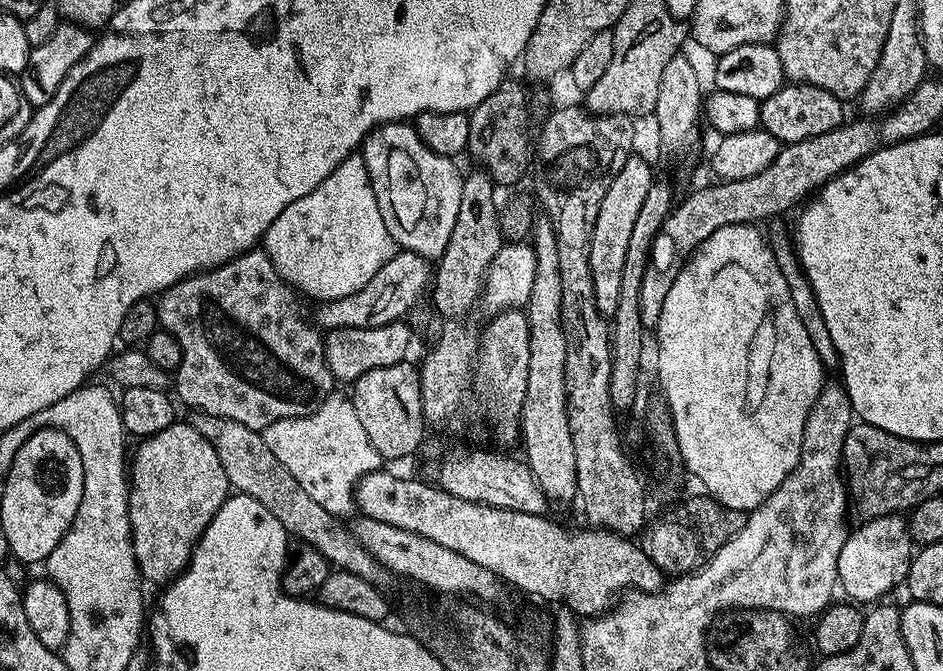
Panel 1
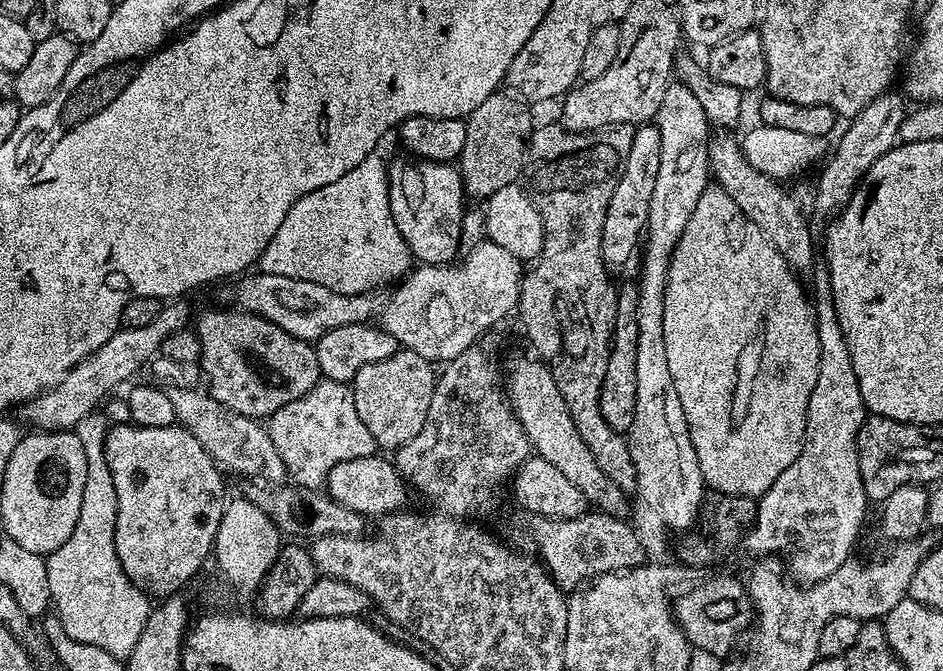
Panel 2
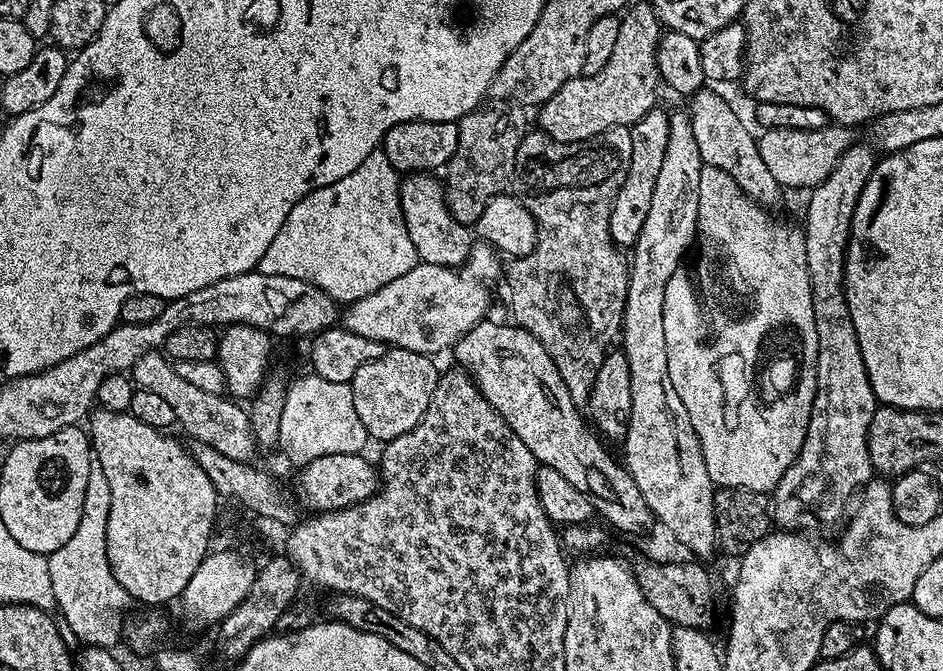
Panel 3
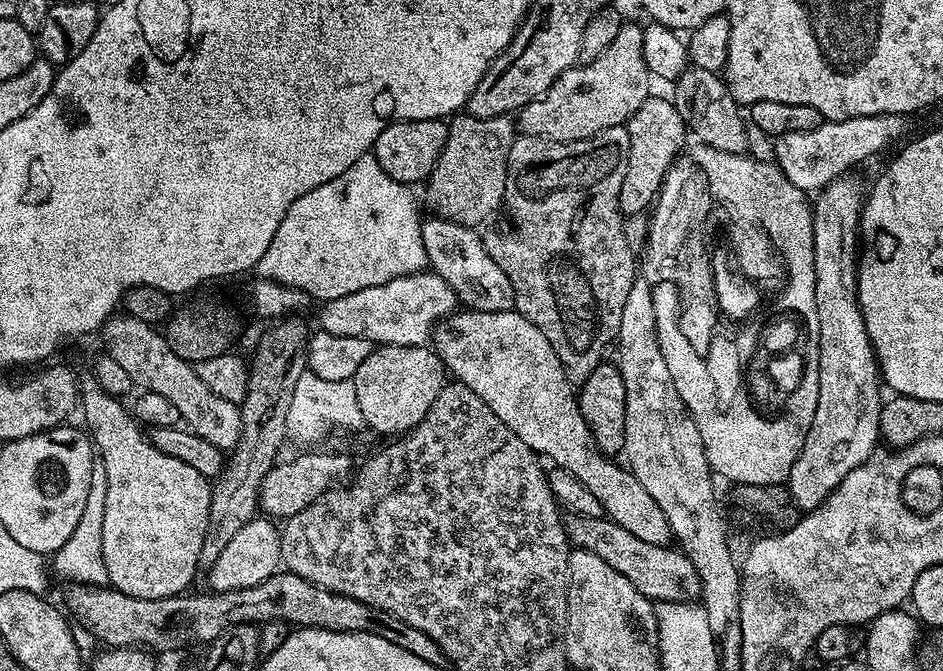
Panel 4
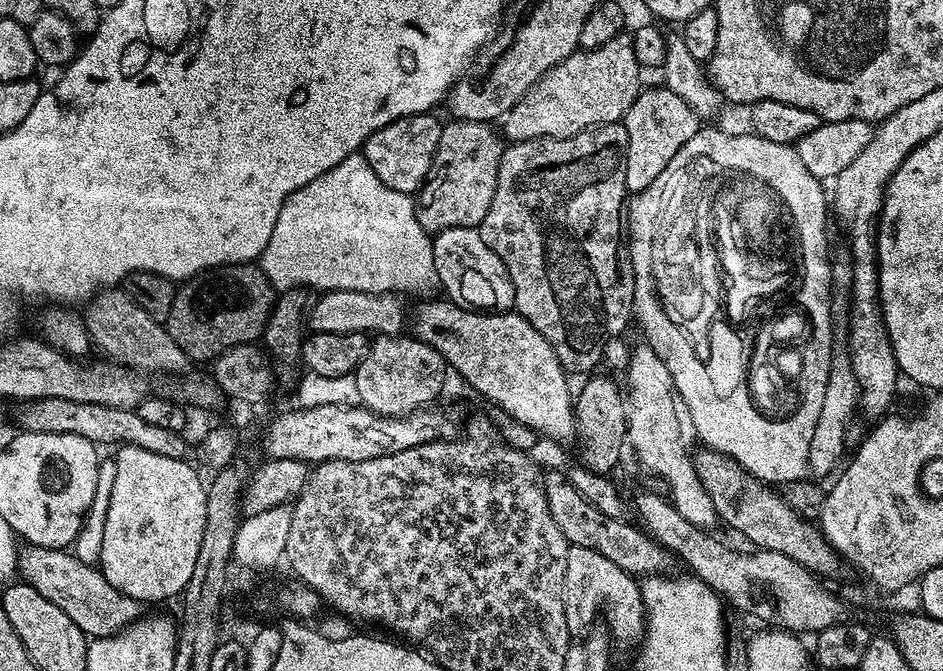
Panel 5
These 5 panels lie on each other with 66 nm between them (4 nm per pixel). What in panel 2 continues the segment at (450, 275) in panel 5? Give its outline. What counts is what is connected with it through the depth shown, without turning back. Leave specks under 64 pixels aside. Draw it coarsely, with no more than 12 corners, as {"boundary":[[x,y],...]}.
{"boundary":[[451,163],[392,164],[390,214],[420,264],[461,251]]}

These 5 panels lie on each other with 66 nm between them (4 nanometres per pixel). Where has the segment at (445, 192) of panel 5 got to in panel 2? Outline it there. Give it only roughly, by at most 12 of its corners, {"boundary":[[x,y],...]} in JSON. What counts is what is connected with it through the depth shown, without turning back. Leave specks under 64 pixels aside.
{"boundary":[[497,90],[466,118],[469,197],[521,179],[529,105]]}

